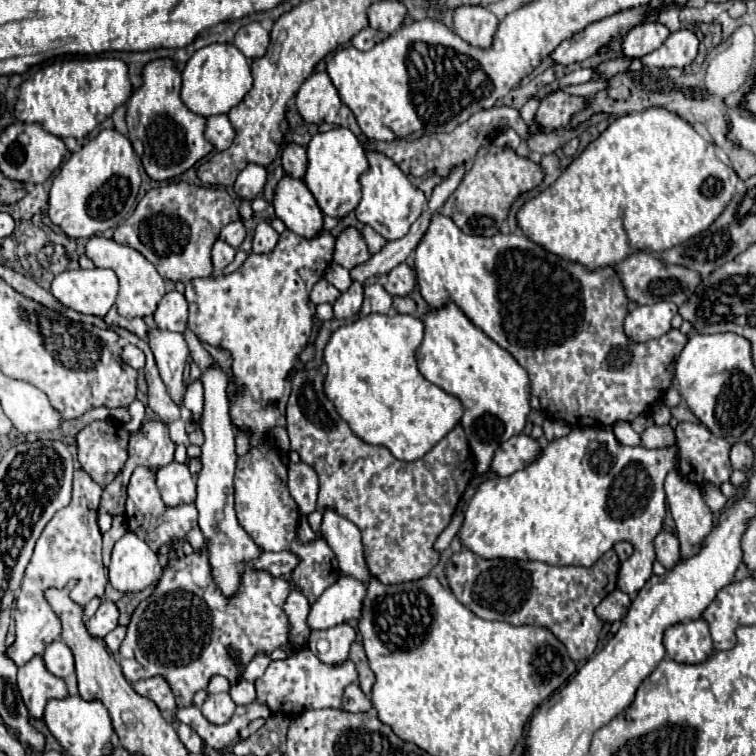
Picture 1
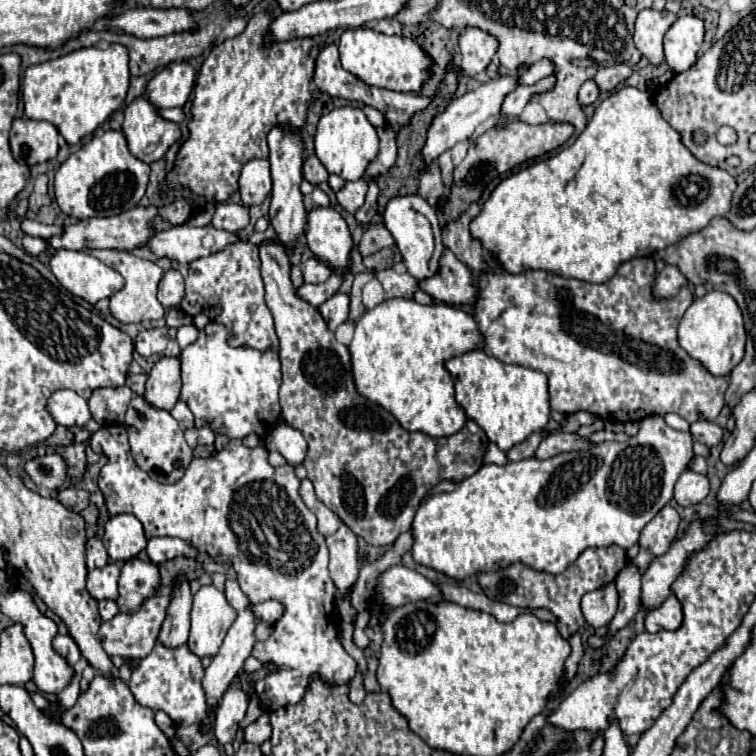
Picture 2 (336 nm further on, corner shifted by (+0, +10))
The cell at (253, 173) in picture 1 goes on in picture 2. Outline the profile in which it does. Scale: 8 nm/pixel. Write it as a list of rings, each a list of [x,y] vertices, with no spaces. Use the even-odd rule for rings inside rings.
[[[252,159],[242,167],[240,173],[240,197],[246,207],[262,205],[262,201],[272,191],[270,177],[270,161],[268,159]]]

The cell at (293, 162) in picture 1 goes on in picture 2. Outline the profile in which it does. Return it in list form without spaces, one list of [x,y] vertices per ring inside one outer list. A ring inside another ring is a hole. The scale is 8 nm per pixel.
[[[310,155],[310,157],[304,161],[302,171],[304,171],[304,179],[306,179],[308,183],[312,183],[312,185],[320,185],[322,181],[328,179],[328,171],[324,169],[324,165],[318,161],[316,155]]]

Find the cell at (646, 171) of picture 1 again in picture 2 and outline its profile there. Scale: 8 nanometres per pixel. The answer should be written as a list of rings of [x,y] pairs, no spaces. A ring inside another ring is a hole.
[[[622,87],[616,93],[612,93],[610,97],[606,97],[596,107],[590,123],[586,125],[586,129],[578,135],[578,139],[570,147],[564,147],[560,153],[548,157],[546,161],[538,161],[538,163],[506,177],[492,191],[490,199],[482,207],[480,217],[472,221],[470,231],[472,231],[472,237],[480,239],[482,245],[492,255],[498,257],[498,261],[502,263],[502,267],[508,273],[520,273],[524,269],[544,269],[544,271],[552,271],[552,273],[558,273],[558,275],[564,275],[564,277],[574,277],[574,279],[582,279],[582,281],[600,285],[602,281],[610,281],[610,277],[614,277],[620,263],[630,261],[632,257],[652,255],[652,253],[680,241],[684,235],[704,229],[714,217],[722,217],[730,209],[730,197],[732,197],[734,189],[736,189],[736,181],[728,171],[718,169],[718,167],[710,167],[710,165],[698,161],[690,153],[690,149],[682,143],[682,135],[674,127],[670,127],[670,123],[666,123],[662,113],[658,113],[658,107],[654,105],[648,91],[640,91],[640,89],[634,89],[634,87]]]

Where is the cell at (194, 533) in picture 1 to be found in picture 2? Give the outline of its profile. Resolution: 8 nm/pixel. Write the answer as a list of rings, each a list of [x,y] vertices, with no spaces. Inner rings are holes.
[[[204,585],[194,595],[192,603],[192,629],[188,639],[188,649],[204,657],[216,657],[218,649],[230,629],[236,613],[228,605],[224,591],[218,591],[214,585]]]

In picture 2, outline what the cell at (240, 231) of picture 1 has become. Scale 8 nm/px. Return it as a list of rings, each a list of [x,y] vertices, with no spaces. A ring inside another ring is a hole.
[[[218,203],[214,217],[212,217],[212,227],[224,229],[230,233],[242,231],[250,223],[248,207],[236,205],[236,203]]]

